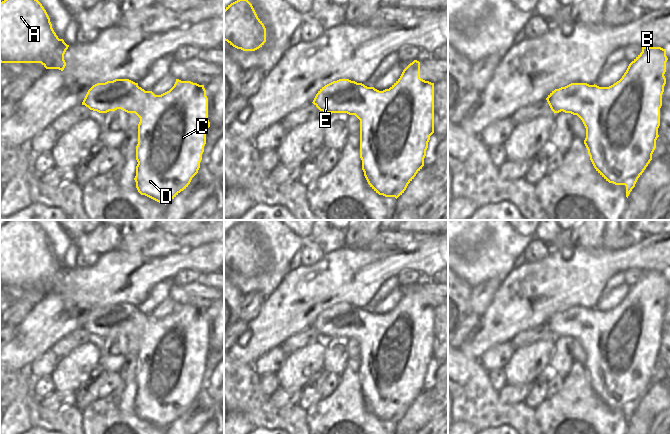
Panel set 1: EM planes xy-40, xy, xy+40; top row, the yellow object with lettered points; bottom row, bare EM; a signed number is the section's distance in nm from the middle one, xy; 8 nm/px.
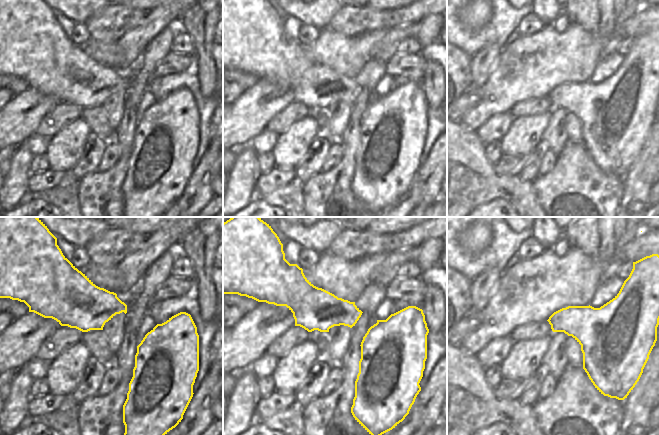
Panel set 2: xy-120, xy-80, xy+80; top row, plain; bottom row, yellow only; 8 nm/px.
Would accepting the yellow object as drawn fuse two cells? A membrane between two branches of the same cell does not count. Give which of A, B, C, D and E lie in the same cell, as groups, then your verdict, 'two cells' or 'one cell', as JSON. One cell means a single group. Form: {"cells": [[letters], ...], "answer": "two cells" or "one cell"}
{"cells": [["A", "B", "C", "D", "E"]], "answer": "one cell"}

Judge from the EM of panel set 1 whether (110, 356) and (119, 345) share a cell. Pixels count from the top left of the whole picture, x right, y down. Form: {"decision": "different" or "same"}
{"decision": "same"}

